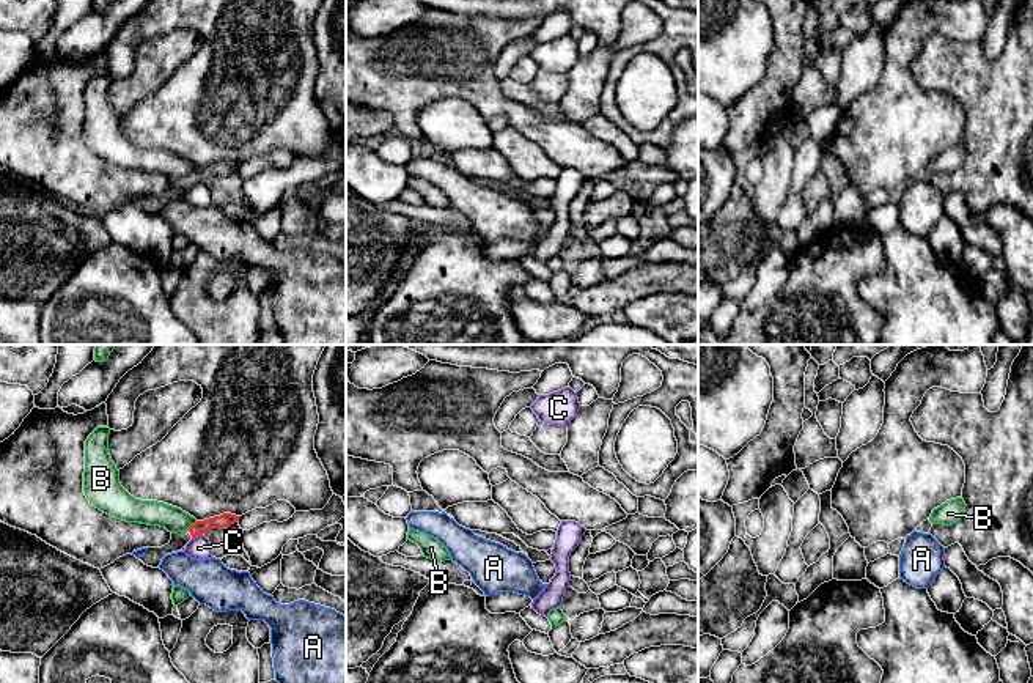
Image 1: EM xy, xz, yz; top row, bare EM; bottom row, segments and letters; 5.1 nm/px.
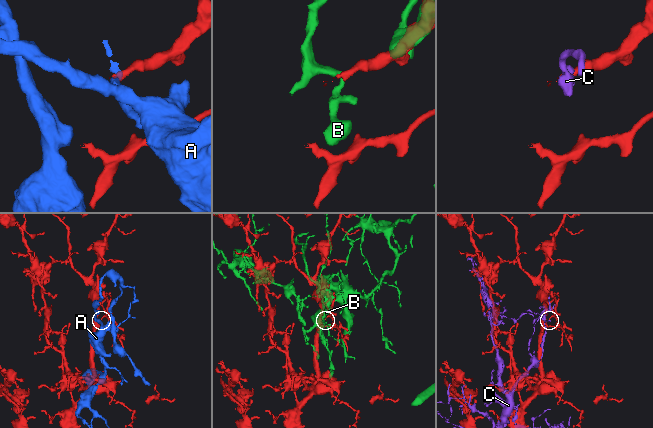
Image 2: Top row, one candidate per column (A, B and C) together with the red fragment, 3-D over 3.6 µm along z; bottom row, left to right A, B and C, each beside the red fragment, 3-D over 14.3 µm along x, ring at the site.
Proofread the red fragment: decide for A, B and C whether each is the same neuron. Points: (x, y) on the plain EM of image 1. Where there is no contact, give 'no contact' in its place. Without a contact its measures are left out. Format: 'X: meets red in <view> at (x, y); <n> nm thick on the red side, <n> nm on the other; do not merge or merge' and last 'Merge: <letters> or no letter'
A: meets red in yz at (944, 205); 20 nm thick on the red side, 220 nm on the other; do not merge
B: meets red in xy at (192, 172); 70 nm thick on the red side, 130 nm on the other; do not merge
C: meets red in xy at (197, 183); 70 nm thick on the red side, 120 nm on the other; do not merge
Merge: no letter

